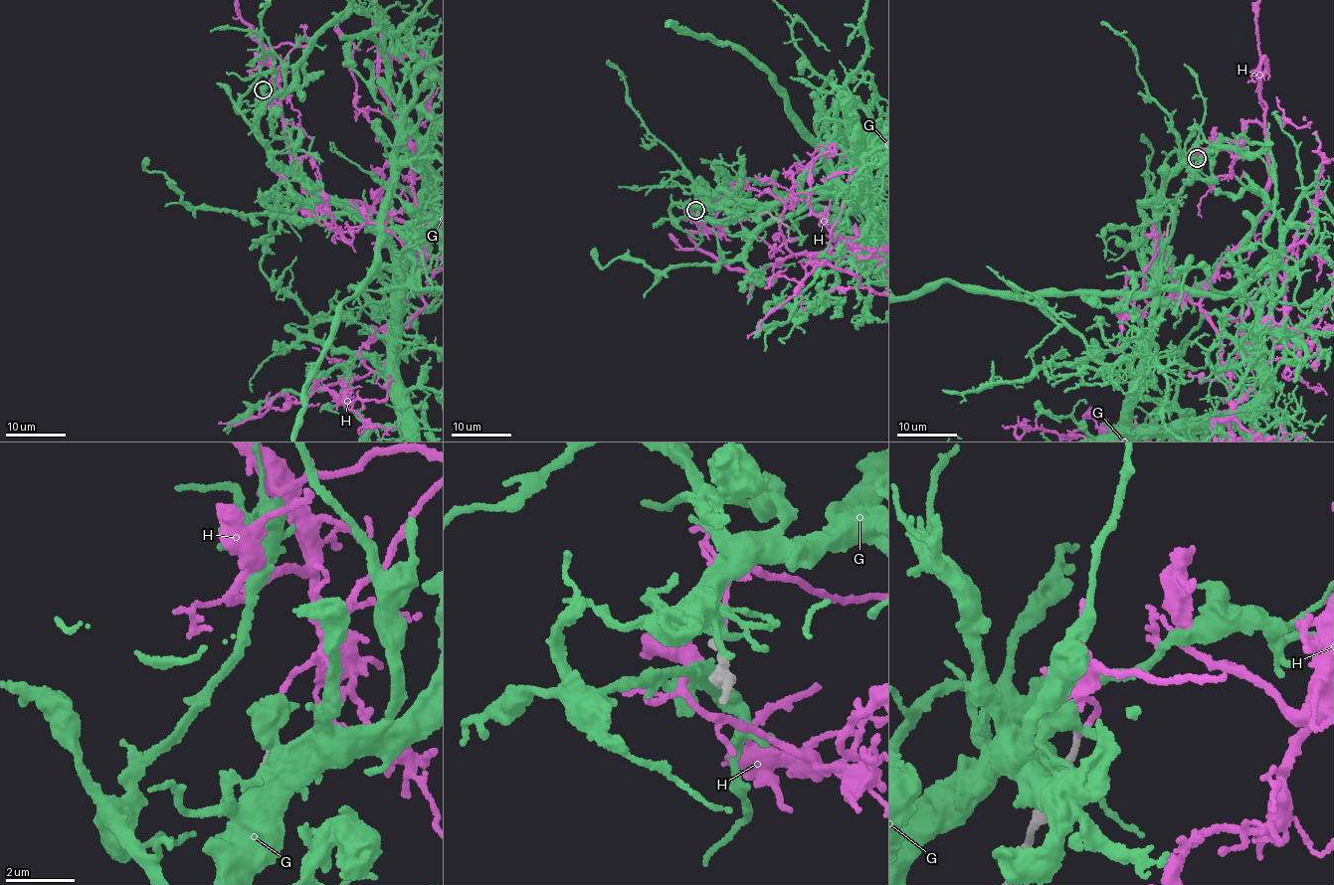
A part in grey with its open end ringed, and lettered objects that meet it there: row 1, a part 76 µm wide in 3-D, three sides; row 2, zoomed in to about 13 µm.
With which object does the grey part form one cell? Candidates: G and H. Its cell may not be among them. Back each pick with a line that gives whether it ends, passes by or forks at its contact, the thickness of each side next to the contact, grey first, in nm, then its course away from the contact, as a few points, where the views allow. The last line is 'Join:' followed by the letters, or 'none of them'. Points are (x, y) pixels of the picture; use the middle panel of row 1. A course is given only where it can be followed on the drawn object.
Join: none of them

